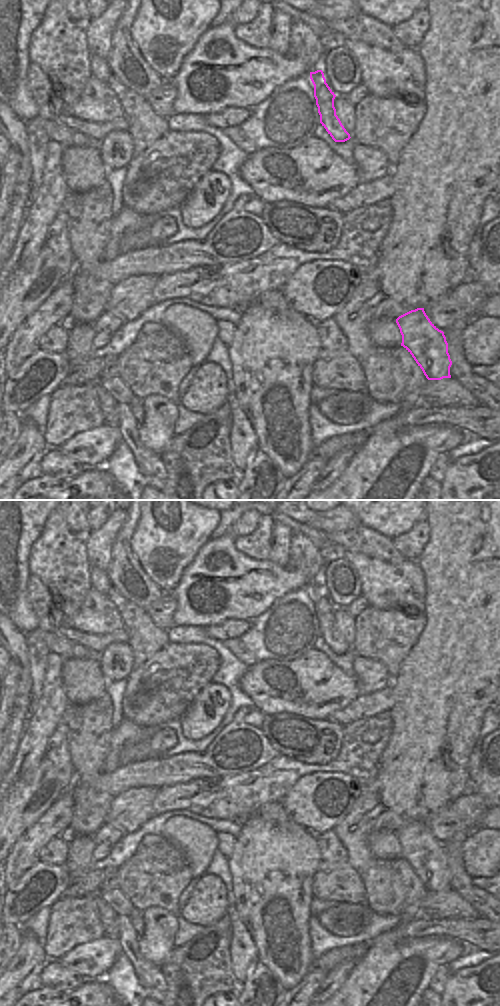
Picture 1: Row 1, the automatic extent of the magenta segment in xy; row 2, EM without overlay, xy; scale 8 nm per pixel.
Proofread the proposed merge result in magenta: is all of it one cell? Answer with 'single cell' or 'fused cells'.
single cell

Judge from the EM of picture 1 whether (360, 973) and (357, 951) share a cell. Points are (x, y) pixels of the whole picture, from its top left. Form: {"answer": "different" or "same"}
{"answer": "different"}

